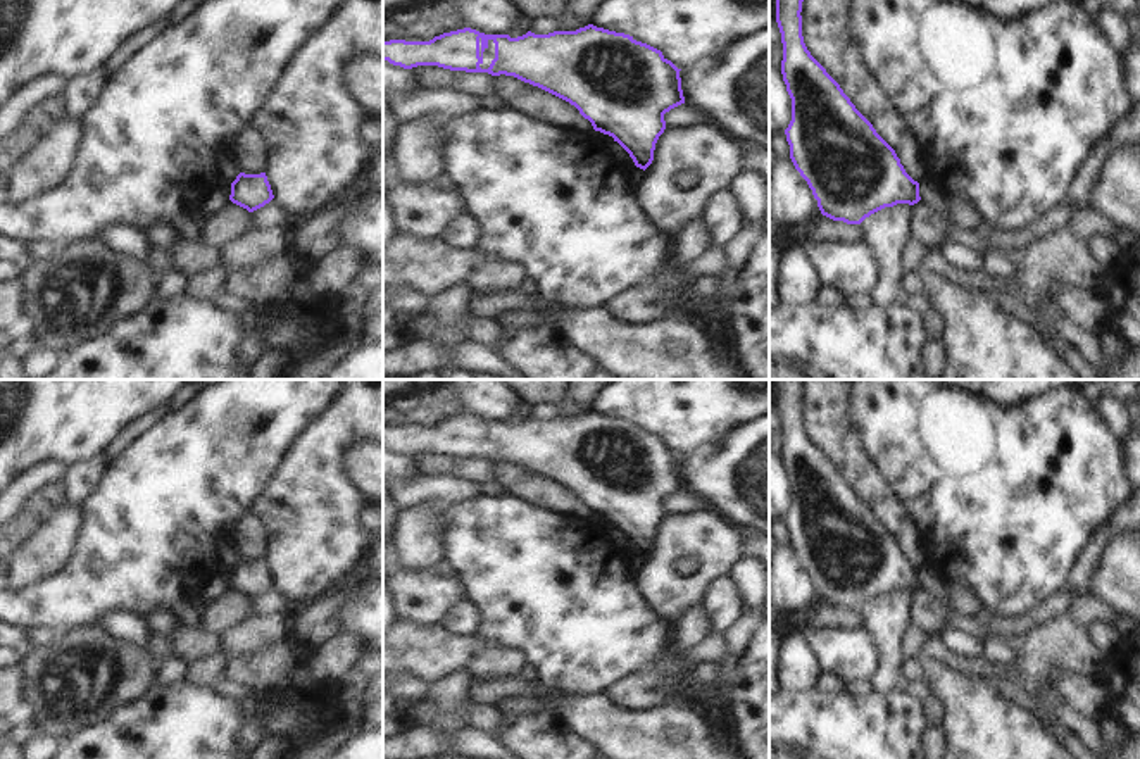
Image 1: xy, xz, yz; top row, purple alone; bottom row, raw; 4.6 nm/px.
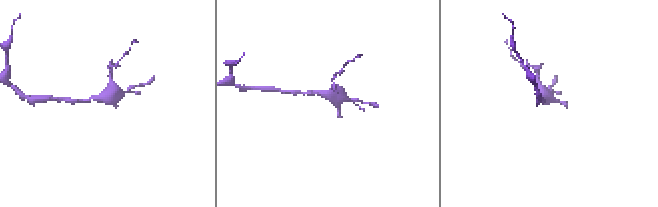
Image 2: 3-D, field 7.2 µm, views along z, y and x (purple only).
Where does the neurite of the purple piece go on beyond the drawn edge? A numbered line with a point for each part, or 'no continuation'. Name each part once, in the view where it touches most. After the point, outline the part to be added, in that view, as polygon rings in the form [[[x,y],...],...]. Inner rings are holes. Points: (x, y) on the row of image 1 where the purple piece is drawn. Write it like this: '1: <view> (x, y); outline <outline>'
no continuation

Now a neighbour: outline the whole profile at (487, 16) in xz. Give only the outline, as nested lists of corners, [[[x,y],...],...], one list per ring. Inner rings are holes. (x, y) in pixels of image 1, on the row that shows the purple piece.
[[[450,0],[464,24],[485,34],[509,34],[517,17],[510,0]]]

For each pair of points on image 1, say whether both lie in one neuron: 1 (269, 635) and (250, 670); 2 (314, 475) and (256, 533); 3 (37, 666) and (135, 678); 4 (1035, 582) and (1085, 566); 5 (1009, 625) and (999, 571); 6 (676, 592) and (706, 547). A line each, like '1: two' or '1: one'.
1: two
2: two
3: one
4: two
5: two
6: one

